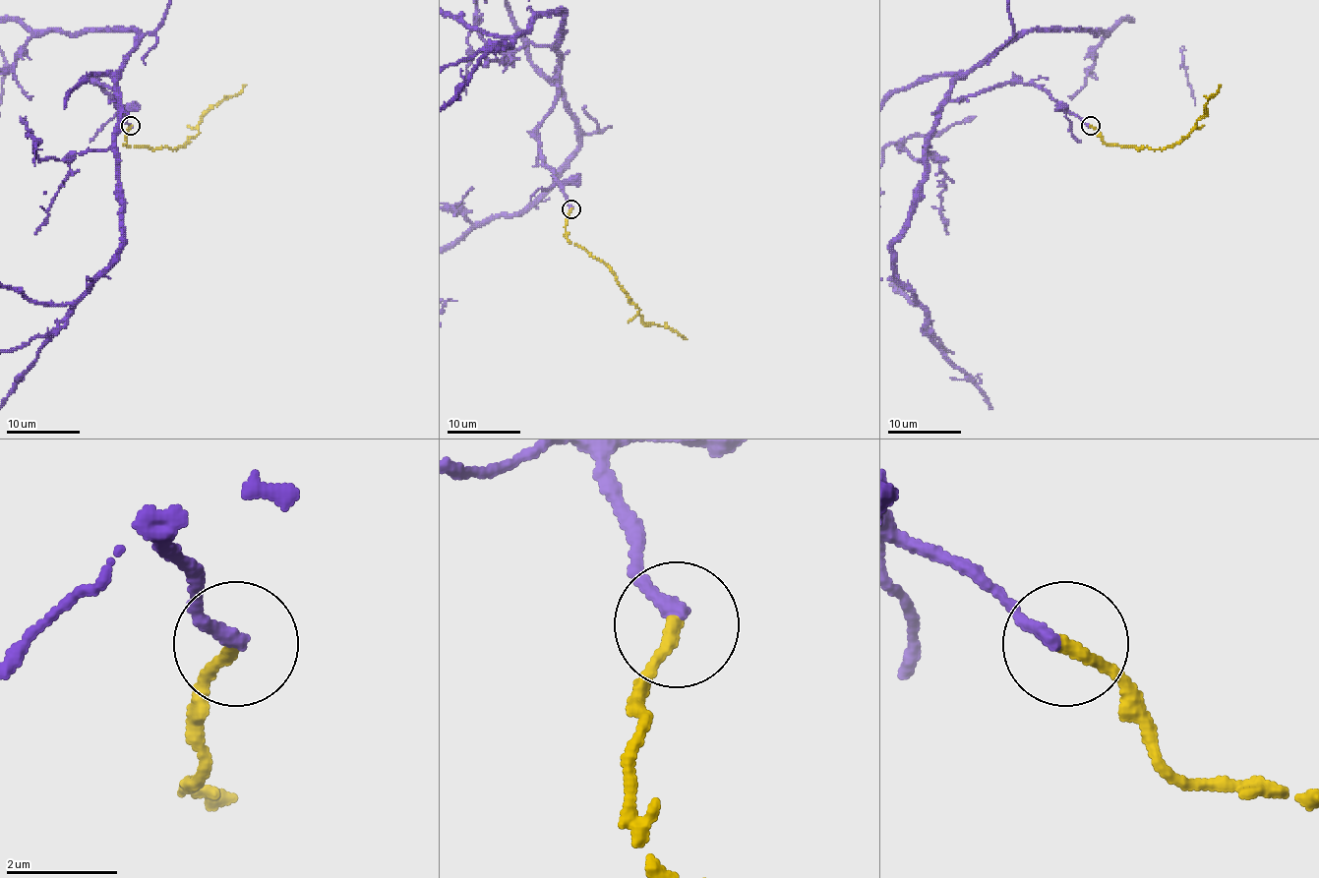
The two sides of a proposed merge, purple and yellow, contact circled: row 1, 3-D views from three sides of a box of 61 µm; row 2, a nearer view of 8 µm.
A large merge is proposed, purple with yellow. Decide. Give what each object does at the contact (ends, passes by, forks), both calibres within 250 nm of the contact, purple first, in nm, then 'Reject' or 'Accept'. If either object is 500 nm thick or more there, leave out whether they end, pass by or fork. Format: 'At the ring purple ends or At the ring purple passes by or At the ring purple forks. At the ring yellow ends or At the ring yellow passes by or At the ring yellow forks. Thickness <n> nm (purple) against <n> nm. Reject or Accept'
At the ring purple ends. At the ring yellow ends. Thickness 280 nm (purple) against 240 nm. Accept

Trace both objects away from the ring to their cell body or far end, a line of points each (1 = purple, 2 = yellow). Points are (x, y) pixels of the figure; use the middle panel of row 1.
1: (570, 208), (538, 141), (558, 69), (566, 111), (610, 126)
2: (570, 208), (566, 225), (568, 240), (598, 258), (639, 308), (639, 315), (644, 322), (669, 326), (687, 339)

